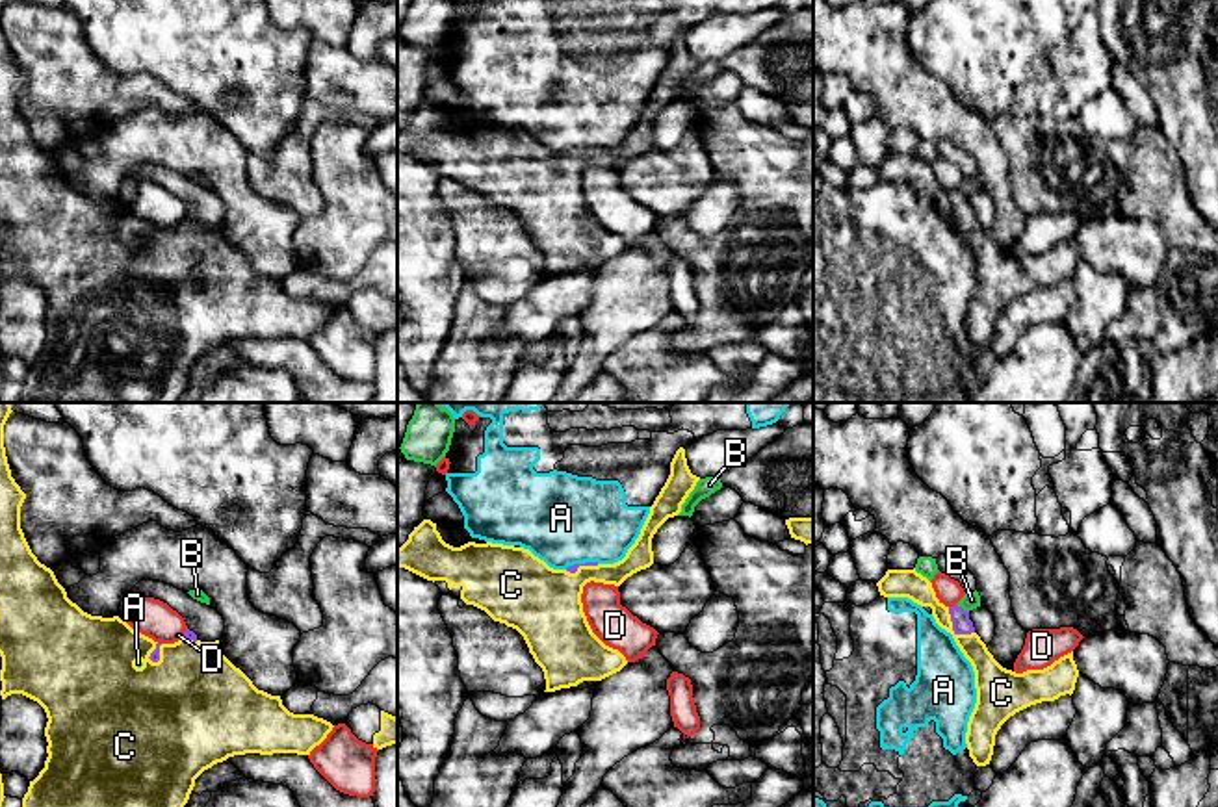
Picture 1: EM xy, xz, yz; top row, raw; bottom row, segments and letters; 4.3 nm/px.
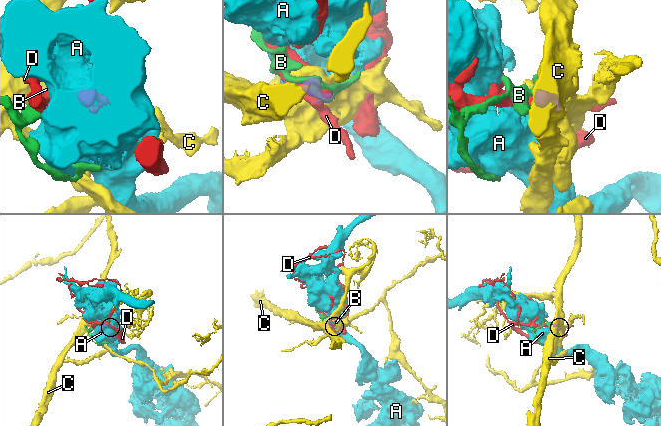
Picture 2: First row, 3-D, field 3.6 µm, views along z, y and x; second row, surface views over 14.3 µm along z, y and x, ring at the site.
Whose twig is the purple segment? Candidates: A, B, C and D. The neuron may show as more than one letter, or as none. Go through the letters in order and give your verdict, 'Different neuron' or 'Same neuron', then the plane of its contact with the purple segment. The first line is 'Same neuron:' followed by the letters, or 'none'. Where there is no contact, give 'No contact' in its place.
Same neuron: C
A: Different neuron. Touches purple in xz
B: Different neuron. Touches purple in yz
C: Same neuron. Touches purple in yz
D: Different neuron. Touches purple in yz

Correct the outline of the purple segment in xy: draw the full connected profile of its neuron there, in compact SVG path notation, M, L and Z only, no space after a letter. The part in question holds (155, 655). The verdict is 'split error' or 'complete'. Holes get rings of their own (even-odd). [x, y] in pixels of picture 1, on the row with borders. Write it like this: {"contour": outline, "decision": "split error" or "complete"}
{"contour": "M0 403L0 696L22 694L46 712L46 761L30 781L22 807L184 807L195 779L217 762L245 753L310 755L332 724L314 714L293 714L280 696L258 690L221 651L219 640L201 642L186 629L175 644L158 644L134 631L119 616L102 618L84 612L67 597L54 571L32 553L20 529L26 493L11 477L4 447L4 425L11 414Z", "decision": "split error"}

